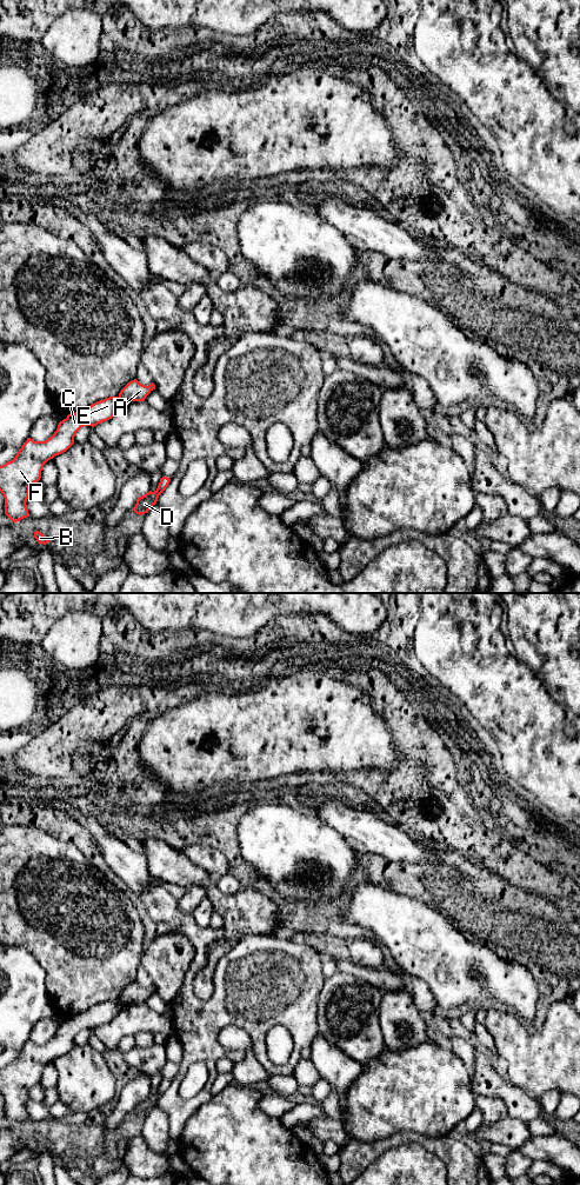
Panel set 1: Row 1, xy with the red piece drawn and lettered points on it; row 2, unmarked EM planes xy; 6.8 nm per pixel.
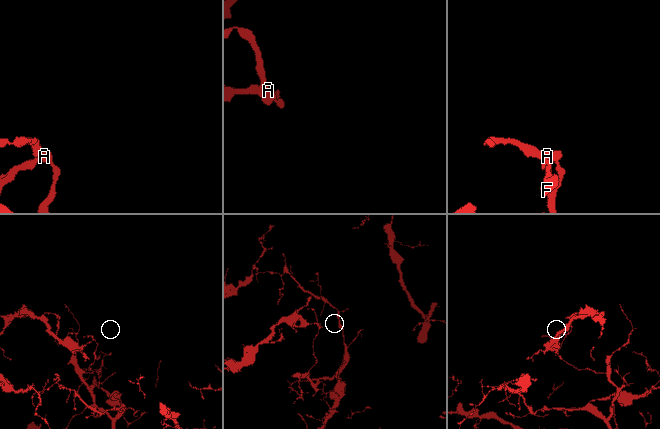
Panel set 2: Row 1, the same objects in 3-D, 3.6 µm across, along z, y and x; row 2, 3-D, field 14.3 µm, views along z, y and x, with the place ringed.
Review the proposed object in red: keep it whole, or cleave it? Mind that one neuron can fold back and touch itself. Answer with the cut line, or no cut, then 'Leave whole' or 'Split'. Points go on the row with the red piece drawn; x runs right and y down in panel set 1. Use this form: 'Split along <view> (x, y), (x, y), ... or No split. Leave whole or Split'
Split along xy (118, 397), (121, 403). Split

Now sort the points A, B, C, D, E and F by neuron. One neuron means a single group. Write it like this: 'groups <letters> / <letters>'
groups A D / B C E F

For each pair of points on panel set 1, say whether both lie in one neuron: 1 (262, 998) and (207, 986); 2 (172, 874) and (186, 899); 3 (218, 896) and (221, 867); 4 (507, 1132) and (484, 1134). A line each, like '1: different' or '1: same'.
1: different
2: different
3: different
4: same

